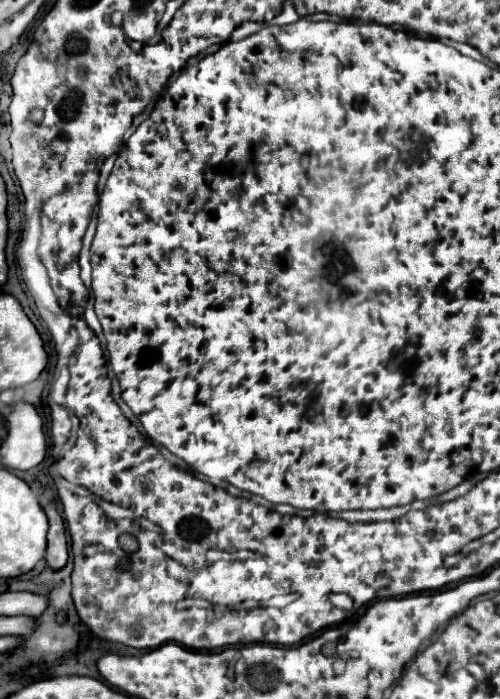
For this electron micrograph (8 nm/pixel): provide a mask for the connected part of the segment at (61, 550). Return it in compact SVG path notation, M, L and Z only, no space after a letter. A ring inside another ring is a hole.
M44 506L44 512L50 522L48 530L48 548L46 548L46 562L50 568L58 570L64 568L68 560L68 544L66 544L66 532L64 532L64 522L62 516L56 512L52 506Z

